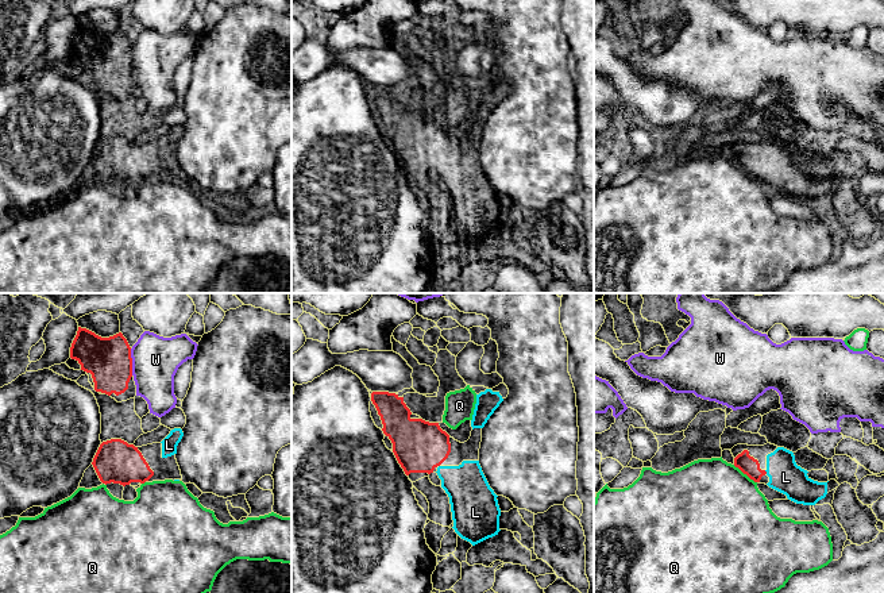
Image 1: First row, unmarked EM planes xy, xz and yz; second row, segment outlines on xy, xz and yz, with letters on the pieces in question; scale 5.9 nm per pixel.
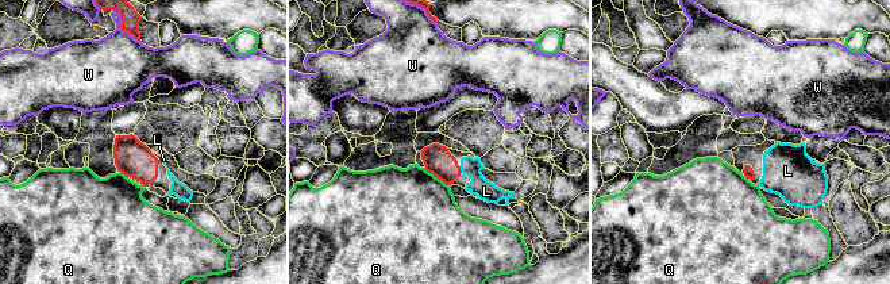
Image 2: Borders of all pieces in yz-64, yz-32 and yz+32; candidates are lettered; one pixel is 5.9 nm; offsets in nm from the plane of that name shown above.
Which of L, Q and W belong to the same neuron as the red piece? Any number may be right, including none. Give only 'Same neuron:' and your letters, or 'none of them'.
Same neuron: L

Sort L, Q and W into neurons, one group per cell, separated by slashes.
L / Q / W

